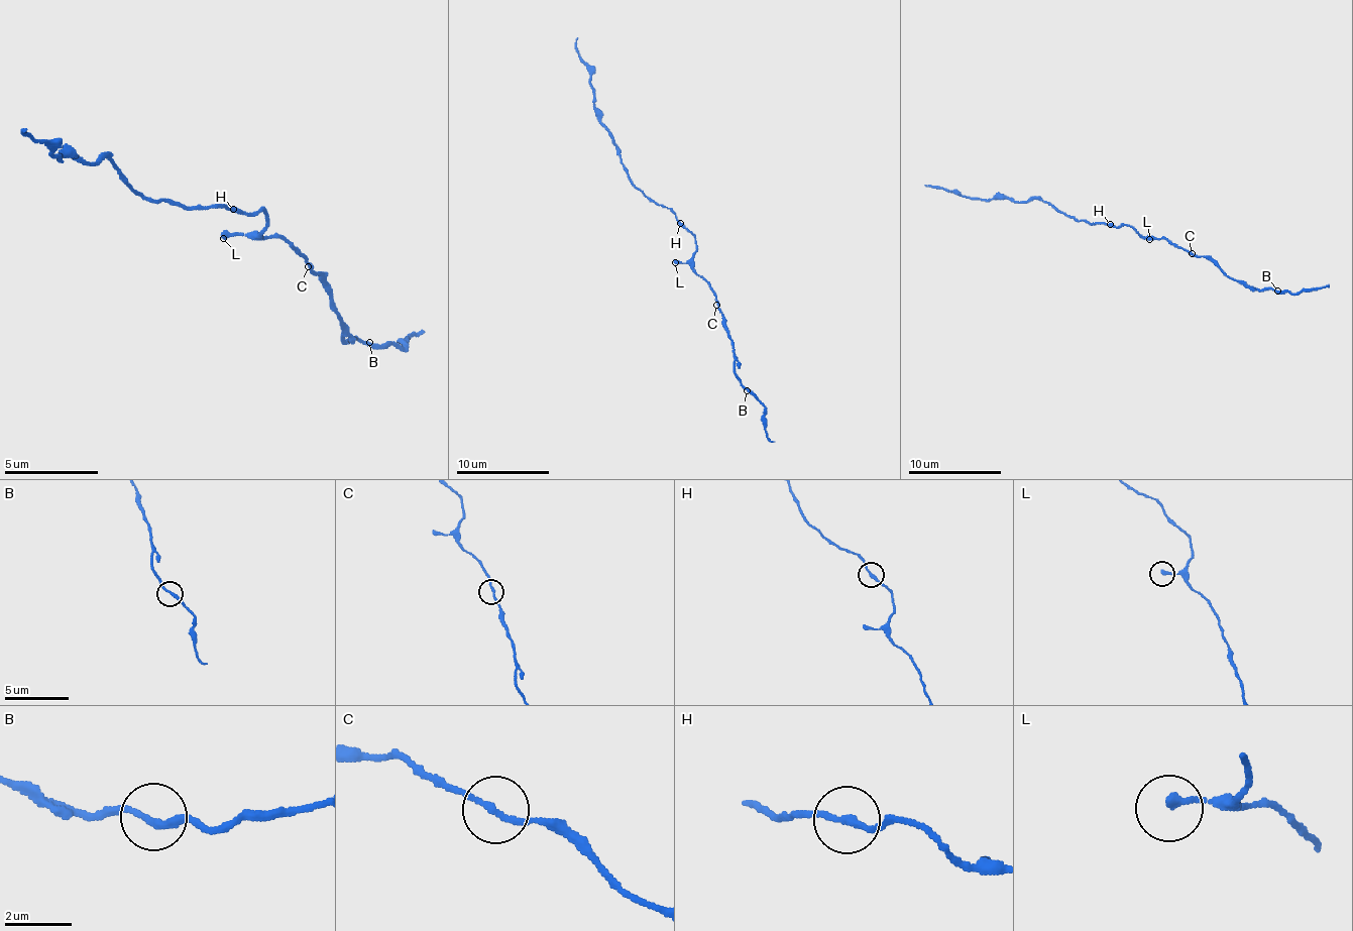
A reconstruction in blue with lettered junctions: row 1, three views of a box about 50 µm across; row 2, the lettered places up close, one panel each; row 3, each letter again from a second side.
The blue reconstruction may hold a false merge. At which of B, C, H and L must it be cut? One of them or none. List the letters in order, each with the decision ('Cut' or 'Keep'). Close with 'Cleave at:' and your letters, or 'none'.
B: Keep
C: Keep
H: Cut
L: Keep
Cleave at: H

